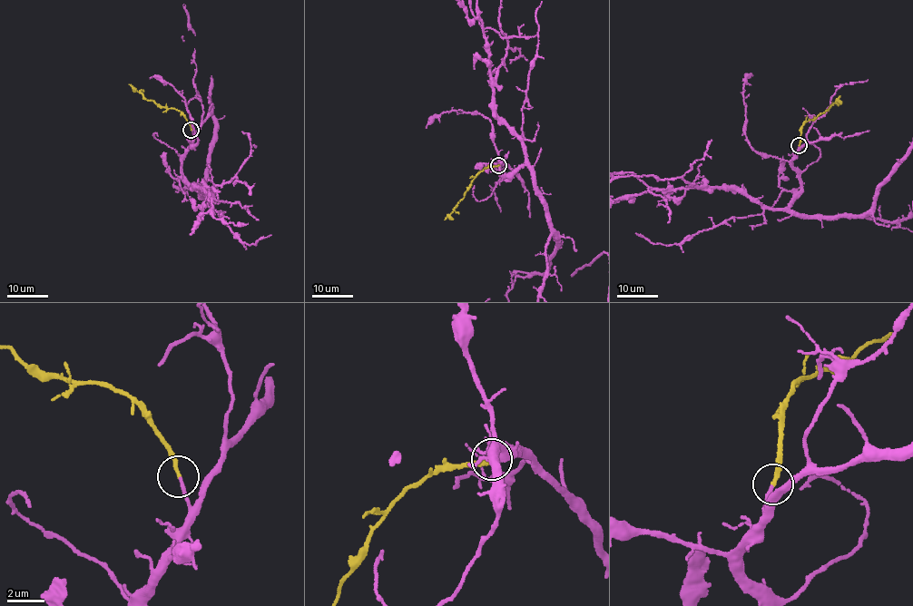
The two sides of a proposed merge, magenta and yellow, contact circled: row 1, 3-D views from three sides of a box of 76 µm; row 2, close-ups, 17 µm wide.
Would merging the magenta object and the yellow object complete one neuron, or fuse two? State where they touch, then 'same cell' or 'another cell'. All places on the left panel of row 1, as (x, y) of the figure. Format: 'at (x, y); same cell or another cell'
at (191, 130); same cell

